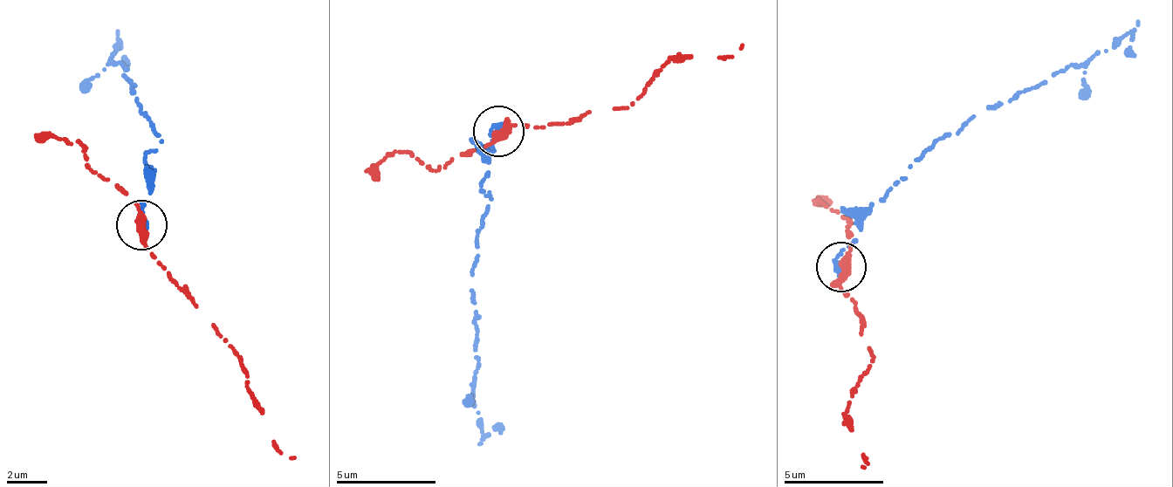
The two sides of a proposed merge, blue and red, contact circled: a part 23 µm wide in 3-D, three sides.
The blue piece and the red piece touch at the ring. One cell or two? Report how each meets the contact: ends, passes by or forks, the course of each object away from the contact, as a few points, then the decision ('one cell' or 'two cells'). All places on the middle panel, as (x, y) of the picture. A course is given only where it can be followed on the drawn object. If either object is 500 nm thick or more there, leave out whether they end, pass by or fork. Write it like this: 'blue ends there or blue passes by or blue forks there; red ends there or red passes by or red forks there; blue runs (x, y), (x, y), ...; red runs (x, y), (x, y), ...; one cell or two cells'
blue runs (498, 130), (484, 149), (486, 196), (491, 201), (469, 274), (479, 364), (474, 395), (479, 445); red runs (498, 130), (623, 106), (667, 63), (732, 58), (744, 43); two cells

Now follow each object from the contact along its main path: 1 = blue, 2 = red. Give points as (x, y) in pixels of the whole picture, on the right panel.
1: (840, 265), (857, 215), (904, 181), (912, 163), (972, 114), (1061, 72), (1087, 65), (1139, 19)
2: (840, 265), (840, 284), (871, 354), (847, 413), (868, 465), (861, 467)

